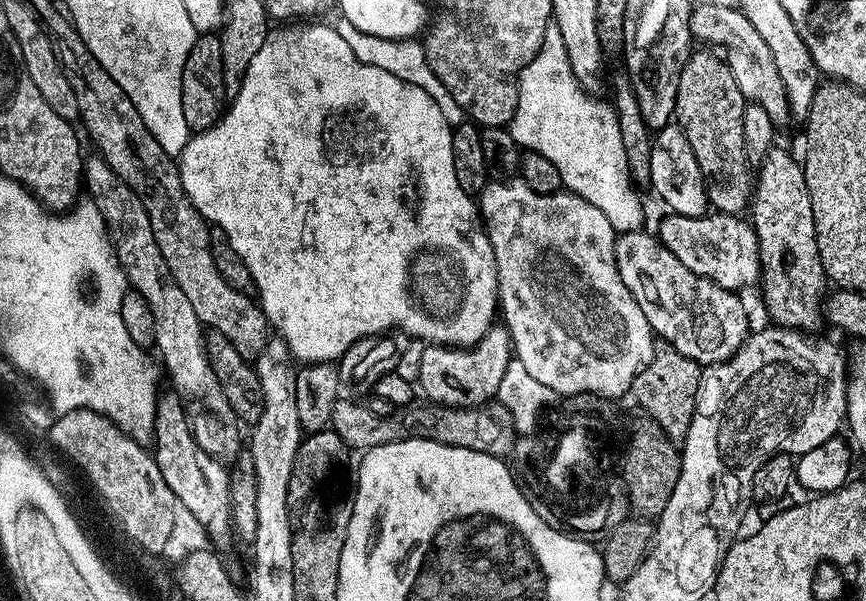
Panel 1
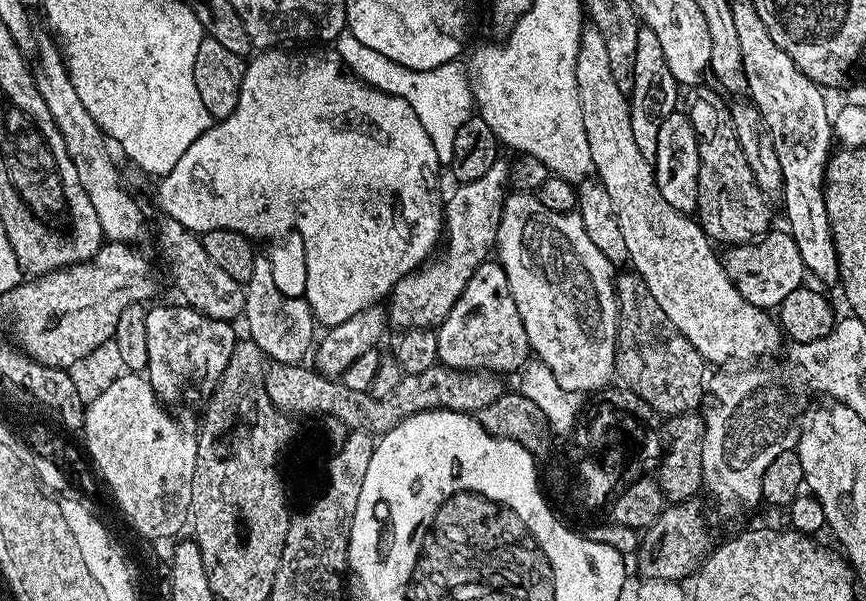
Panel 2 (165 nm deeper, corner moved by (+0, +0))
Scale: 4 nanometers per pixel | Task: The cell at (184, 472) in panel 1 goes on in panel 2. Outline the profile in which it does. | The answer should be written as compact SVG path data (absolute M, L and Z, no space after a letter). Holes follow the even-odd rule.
M187 306L180 308L148 308L146 314L146 379L154 394L162 401L176 400L191 380L215 382L226 370L230 354L238 339L233 325L227 320L210 318Z

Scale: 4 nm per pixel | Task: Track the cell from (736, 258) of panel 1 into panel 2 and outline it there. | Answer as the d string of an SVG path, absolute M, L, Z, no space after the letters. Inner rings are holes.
M787 230L769 231L768 235L761 236L751 244L737 244L723 253L722 263L726 274L734 282L738 294L746 298L754 306L765 310L779 309L780 303L794 290L805 287L806 273L802 254L798 254L798 246L794 242L792 233Z

